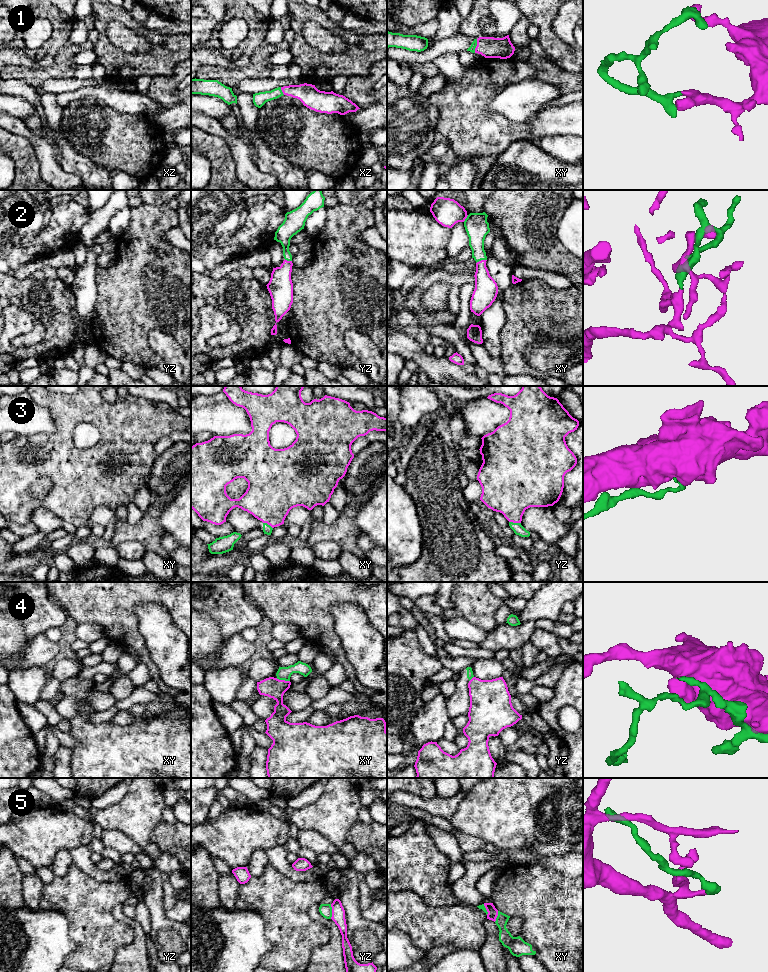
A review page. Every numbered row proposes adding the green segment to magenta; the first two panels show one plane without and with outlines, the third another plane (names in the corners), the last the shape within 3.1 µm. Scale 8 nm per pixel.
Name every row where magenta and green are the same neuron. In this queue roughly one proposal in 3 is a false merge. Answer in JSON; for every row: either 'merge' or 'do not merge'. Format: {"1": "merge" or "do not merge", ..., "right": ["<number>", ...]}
{"1": "merge", "2": "merge", "3": "merge", "4": "merge", "5": "do not merge", "right": ["1", "2", "3", "4"]}

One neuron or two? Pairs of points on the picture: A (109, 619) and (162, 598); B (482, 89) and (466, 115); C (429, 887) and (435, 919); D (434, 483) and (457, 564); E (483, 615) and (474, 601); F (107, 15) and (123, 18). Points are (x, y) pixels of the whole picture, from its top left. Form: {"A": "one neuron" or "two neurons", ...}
{"A": "one neuron", "B": "one neuron", "C": "two neurons", "D": "one neuron", "E": "one neuron", "F": "one neuron"}

